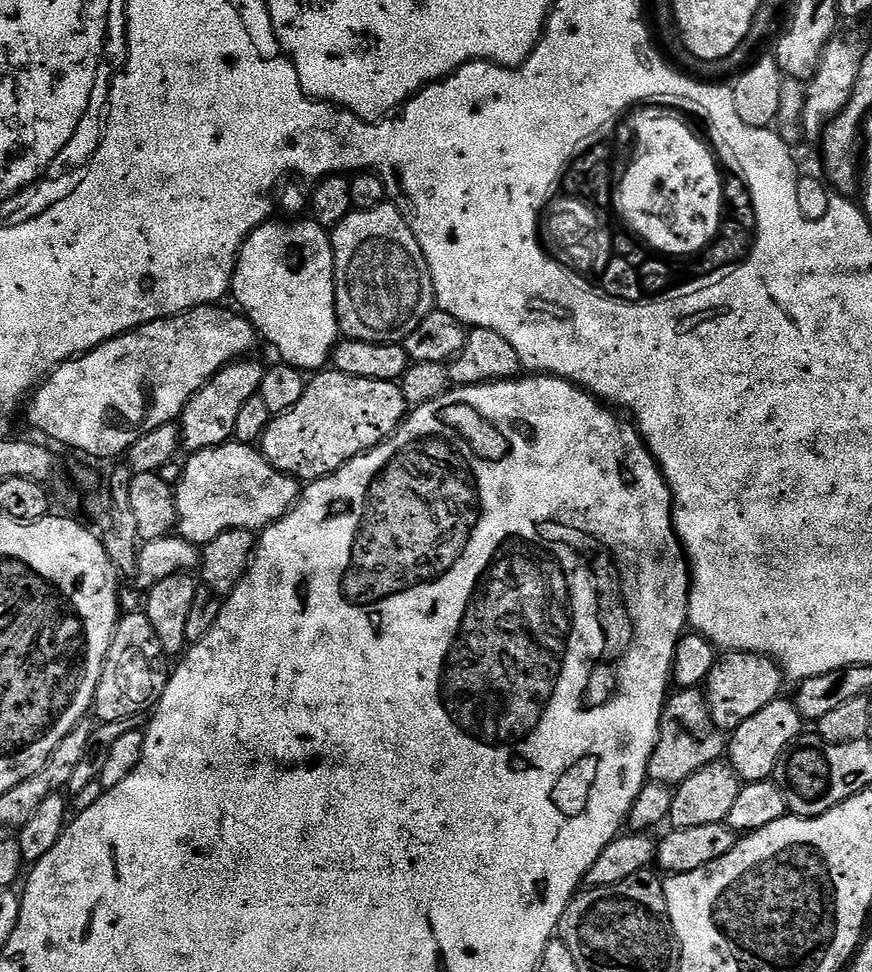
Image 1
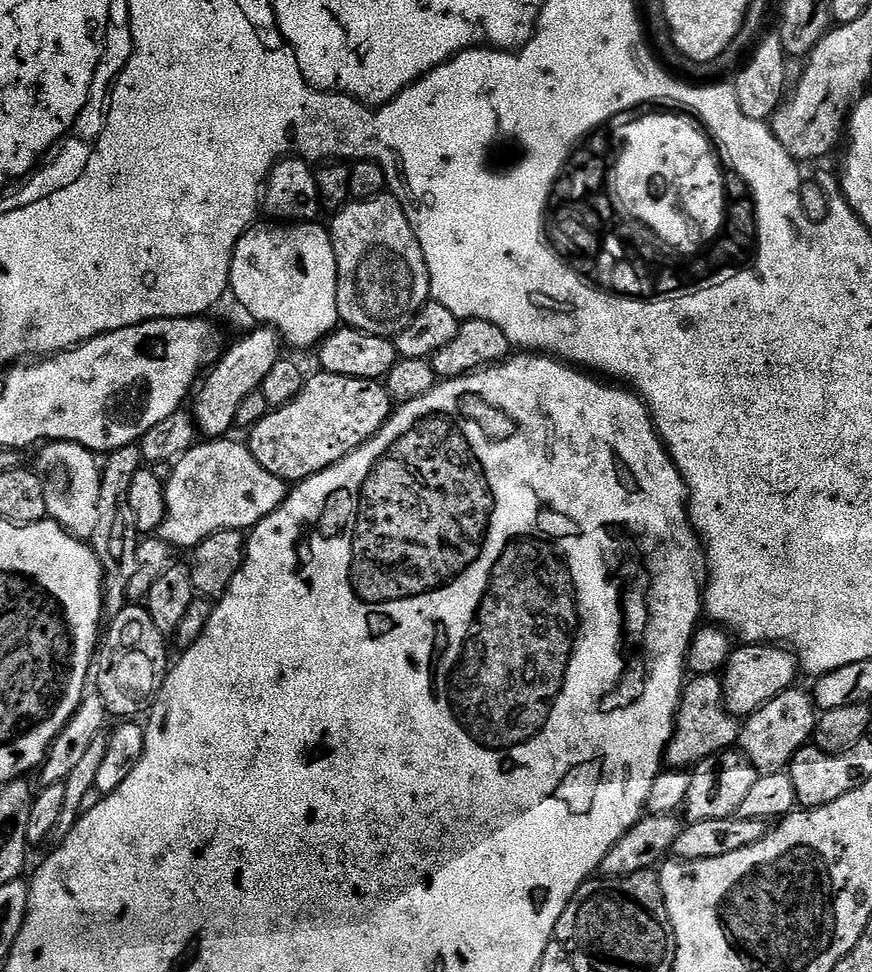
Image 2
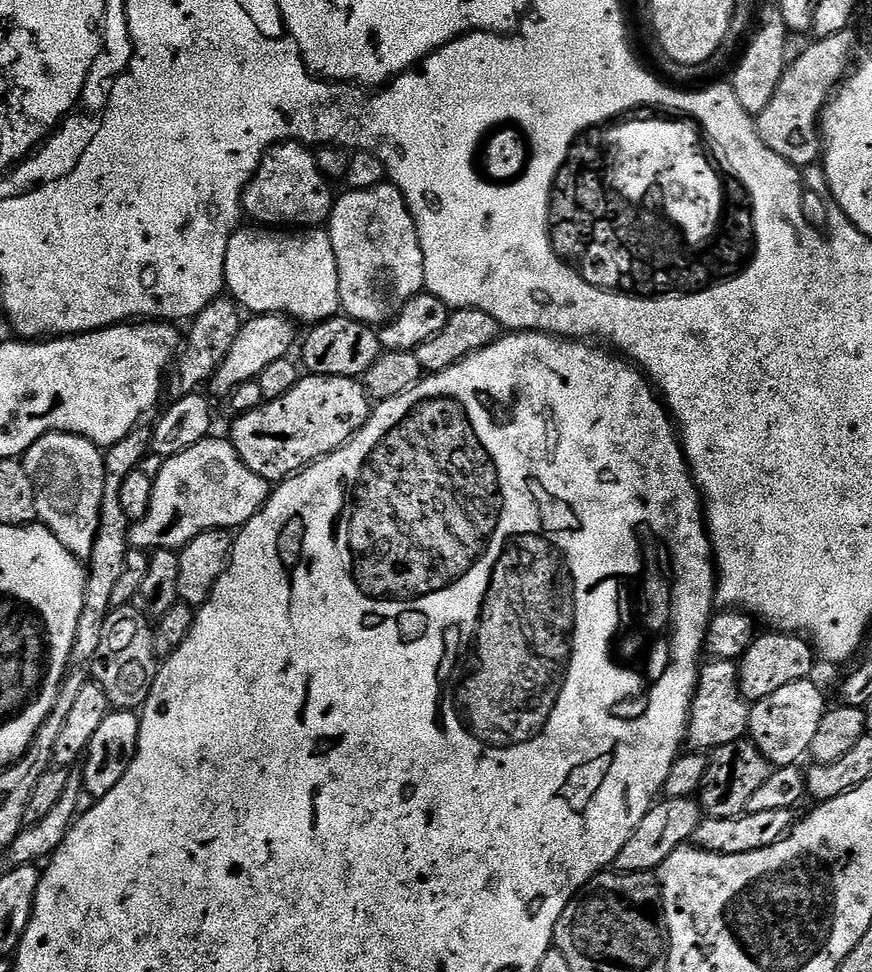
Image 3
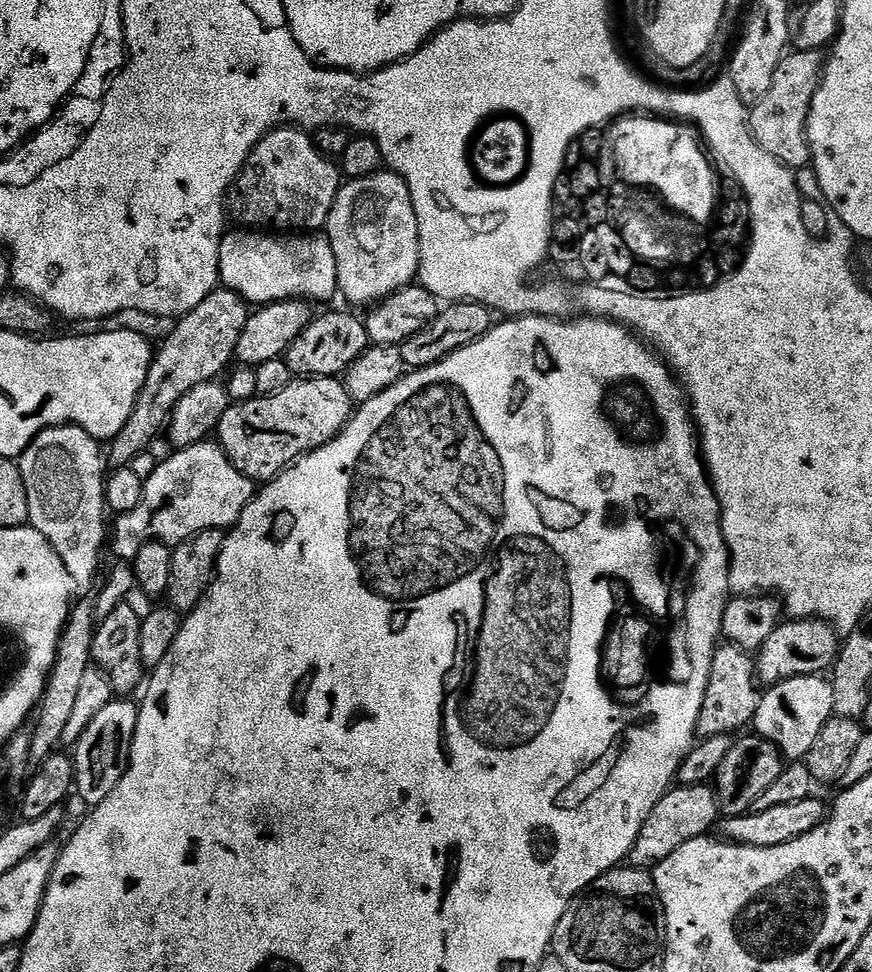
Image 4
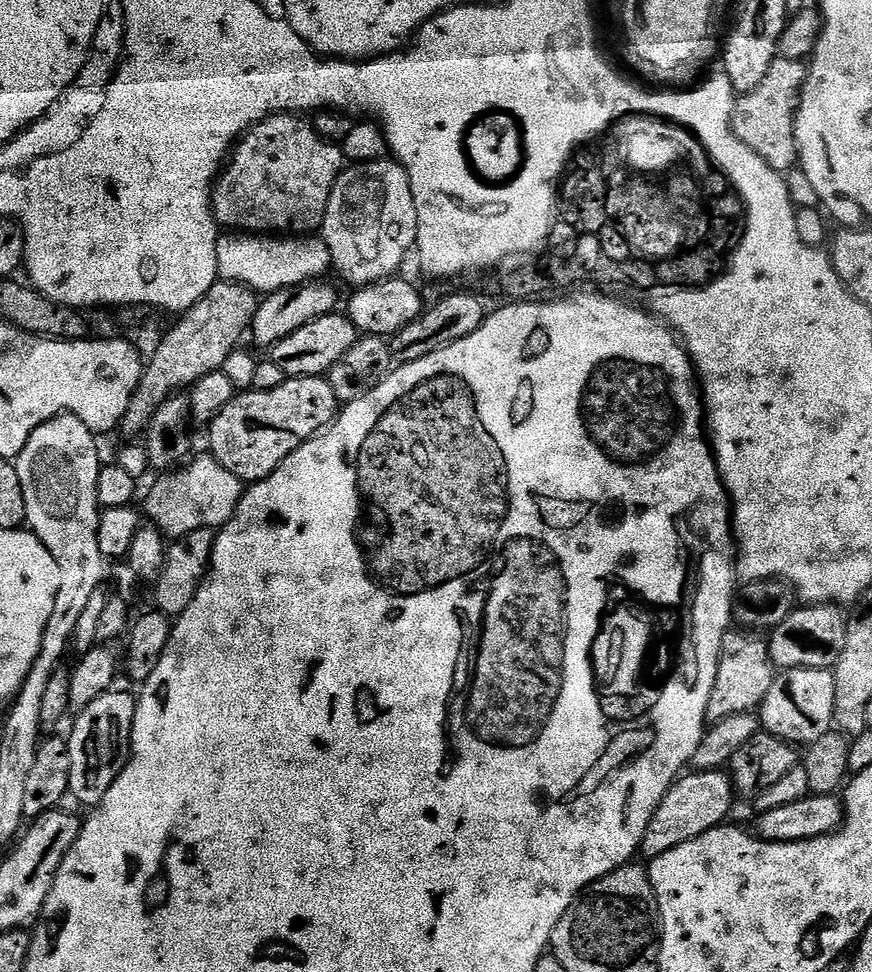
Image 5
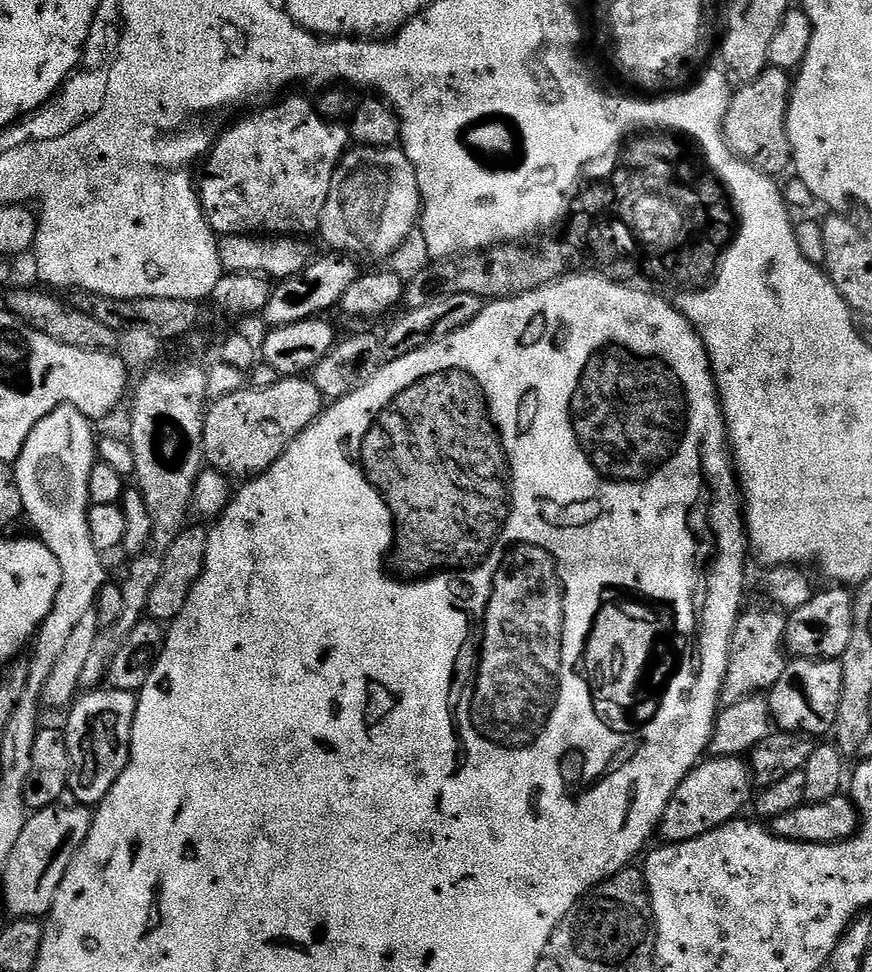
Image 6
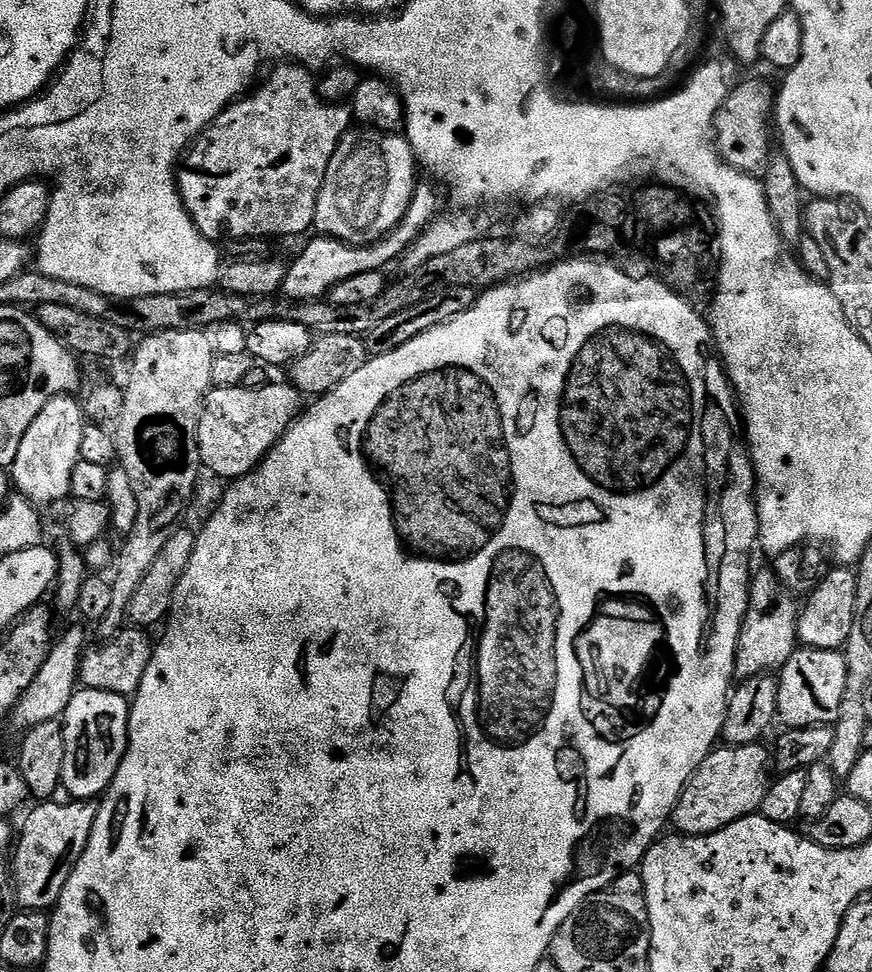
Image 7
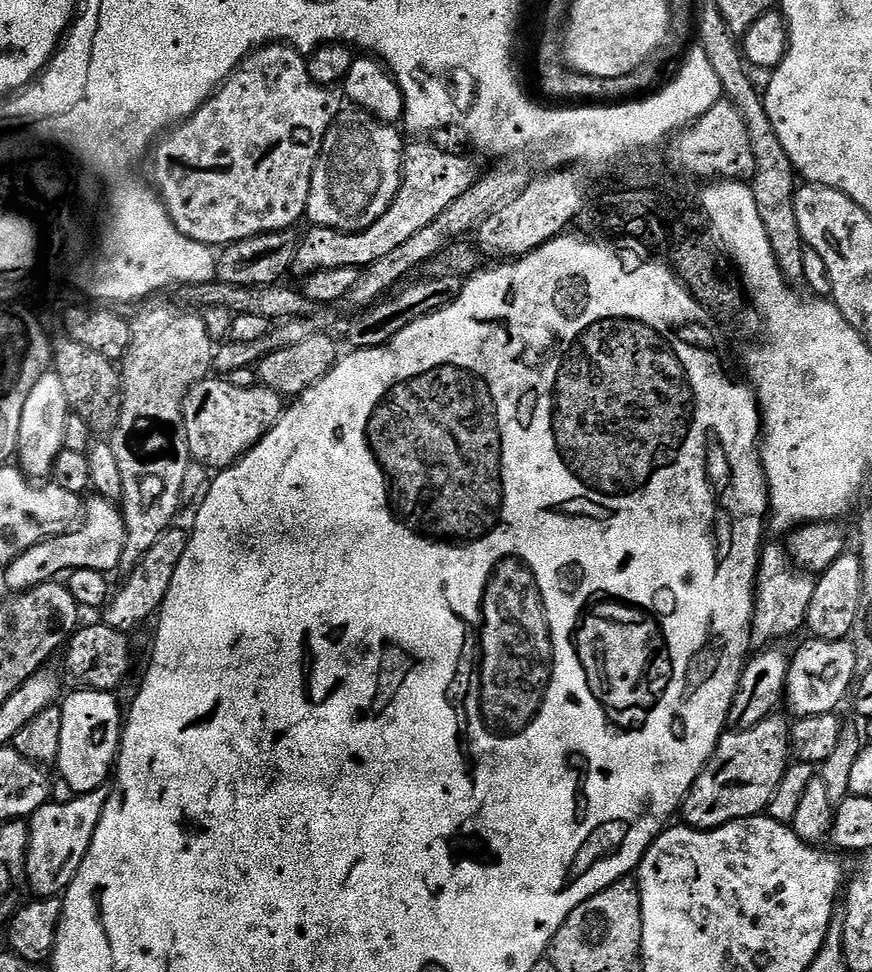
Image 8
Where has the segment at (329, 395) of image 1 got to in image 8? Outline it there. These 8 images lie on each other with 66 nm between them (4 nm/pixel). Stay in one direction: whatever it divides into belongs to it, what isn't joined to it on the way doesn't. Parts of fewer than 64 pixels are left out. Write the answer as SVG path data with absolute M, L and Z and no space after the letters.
M209 378L200 381L189 393L186 401L188 425L193 461L209 464L215 470L231 468L267 435L286 407L285 397L263 386L242 389L231 384L228 378Z

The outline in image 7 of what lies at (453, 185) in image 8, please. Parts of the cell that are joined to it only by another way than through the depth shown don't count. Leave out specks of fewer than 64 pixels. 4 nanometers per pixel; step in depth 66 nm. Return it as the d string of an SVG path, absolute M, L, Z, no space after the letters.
M417 183L416 194L412 197L402 222L398 222L394 230L387 232L383 240L357 246L336 240L332 236L317 235L316 240L305 246L304 253L293 264L287 265L283 295L288 295L287 299L292 302L320 302L331 293L334 286L338 286L338 282L346 282L346 278L354 278L354 274L370 274L387 269L387 264L395 265L407 252L408 247L428 230L428 225L438 216L436 207L439 206L440 200L431 188L433 185L428 184Z

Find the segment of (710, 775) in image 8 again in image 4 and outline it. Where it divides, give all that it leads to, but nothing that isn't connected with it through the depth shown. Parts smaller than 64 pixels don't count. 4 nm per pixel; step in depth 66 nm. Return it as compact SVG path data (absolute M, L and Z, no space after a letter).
M708 784L673 786L661 798L658 806L650 810L650 818L646 818L627 863L633 868L655 869L656 865L670 858L670 854L674 854L678 846L686 846L686 842L694 838L709 835L717 827L721 816L720 803L716 801L715 791Z

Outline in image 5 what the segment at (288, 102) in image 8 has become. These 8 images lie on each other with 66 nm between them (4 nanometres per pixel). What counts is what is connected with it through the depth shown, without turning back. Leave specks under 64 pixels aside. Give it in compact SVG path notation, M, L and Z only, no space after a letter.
M281 114L279 116L268 116L261 120L259 124L252 125L243 136L240 137L227 161L226 167L221 171L212 189L212 214L216 218L216 223L224 230L239 230L244 234L316 234L324 227L324 215L326 206L330 202L330 194L334 190L334 182L337 176L344 171L346 161L344 149L339 143L331 140L323 140L316 132L315 123L308 124L303 115L300 114Z

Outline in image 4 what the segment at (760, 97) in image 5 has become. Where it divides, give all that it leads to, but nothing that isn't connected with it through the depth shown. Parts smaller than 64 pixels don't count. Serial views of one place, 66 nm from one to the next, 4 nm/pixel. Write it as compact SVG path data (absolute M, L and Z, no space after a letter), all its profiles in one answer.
M789 51L780 61L778 70L774 70L774 82L770 82L770 90L766 90L764 97L750 108L748 126L758 146L762 146L766 154L774 154L778 162L793 170L807 169L812 163L812 146L808 143L808 115L825 63L823 51Z

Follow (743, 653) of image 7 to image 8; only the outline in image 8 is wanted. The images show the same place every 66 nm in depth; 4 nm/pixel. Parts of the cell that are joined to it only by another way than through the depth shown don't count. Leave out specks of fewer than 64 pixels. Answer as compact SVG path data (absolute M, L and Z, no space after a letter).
M769 543L763 549L756 580L756 606L752 615L752 642L772 646L805 627L810 602L814 599L817 577L794 566L789 553Z

